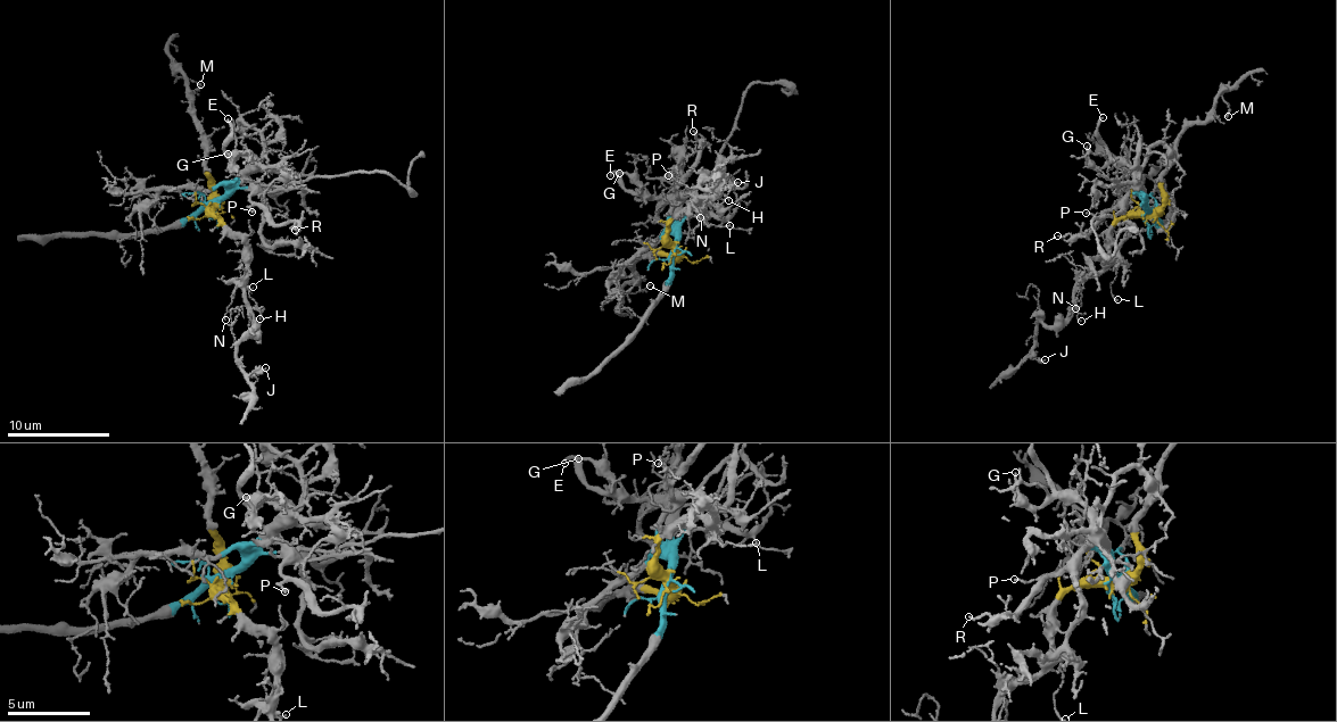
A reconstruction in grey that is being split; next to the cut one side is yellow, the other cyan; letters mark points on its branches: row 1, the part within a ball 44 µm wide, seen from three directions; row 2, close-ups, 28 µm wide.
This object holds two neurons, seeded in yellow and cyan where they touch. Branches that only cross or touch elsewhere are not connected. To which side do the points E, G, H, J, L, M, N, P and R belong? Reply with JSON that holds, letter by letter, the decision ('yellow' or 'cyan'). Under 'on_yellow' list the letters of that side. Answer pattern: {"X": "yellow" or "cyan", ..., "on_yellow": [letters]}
{"E": "cyan", "G": "cyan", "H": "yellow", "J": "yellow", "L": "yellow", "M": "yellow", "N": "yellow", "P": "cyan", "R": "cyan", "on_yellow": ["H", "J", "L", "M", "N"]}

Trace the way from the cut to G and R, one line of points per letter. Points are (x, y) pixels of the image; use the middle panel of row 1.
G: (673, 249), (670, 204), (649, 198), (640, 183), (618, 172)
R: (673, 249), (675, 234), (669, 217), (677, 183), (695, 165), (701, 148), (692, 130)

